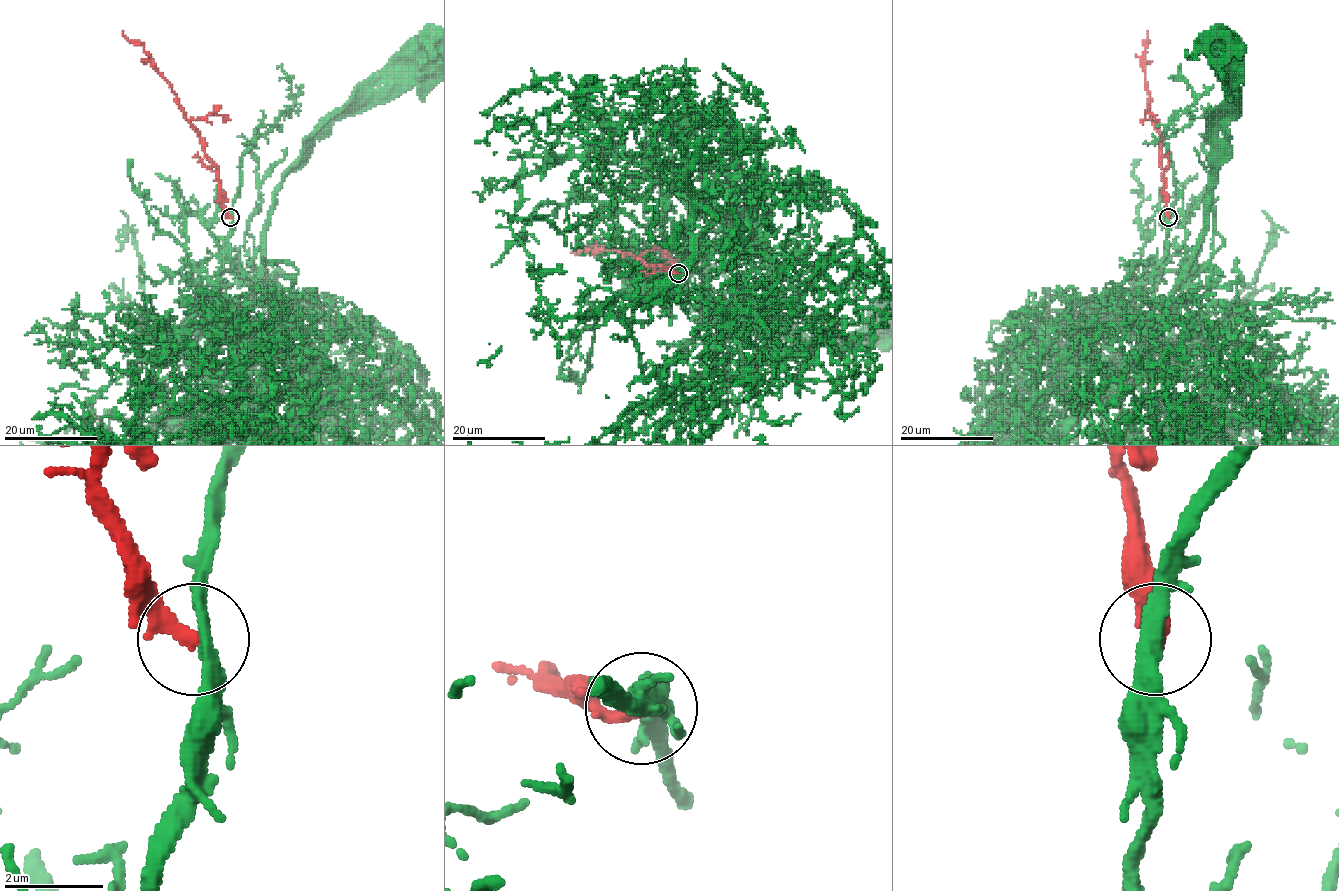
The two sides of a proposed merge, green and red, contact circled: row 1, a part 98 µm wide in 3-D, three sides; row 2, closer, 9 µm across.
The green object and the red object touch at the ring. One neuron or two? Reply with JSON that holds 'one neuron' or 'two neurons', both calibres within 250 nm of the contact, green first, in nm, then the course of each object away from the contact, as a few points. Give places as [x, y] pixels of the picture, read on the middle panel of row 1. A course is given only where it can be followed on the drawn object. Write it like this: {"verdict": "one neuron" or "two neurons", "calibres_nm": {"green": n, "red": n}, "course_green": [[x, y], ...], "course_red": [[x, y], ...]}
{"verdict": "one neuron", "calibres_nm": {"green": 320, "red": 280}, "course_green": [[678, 273], [671, 269], [713, 308], [786, 339], [860, 341], [884, 322]], "course_red": [[679, 273], [662, 266], [648, 267], [633, 254], [600, 248], [570, 253]]}

